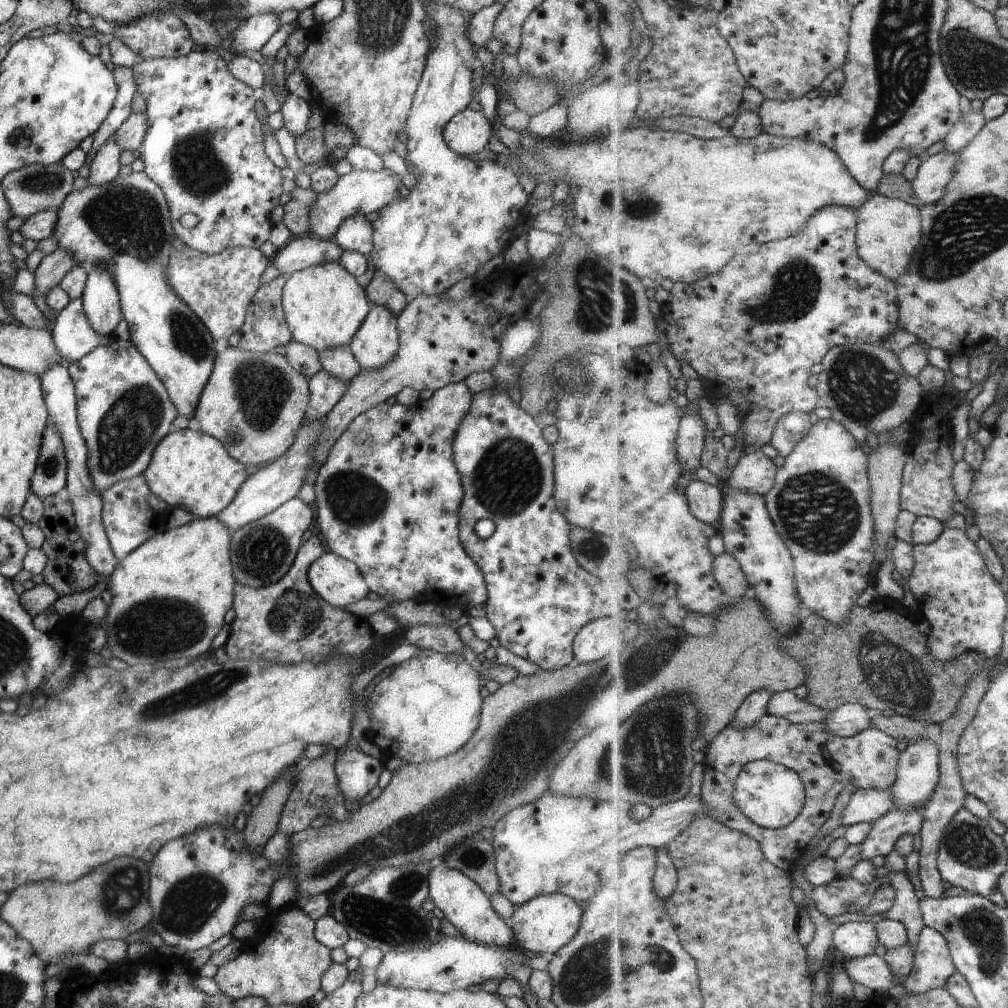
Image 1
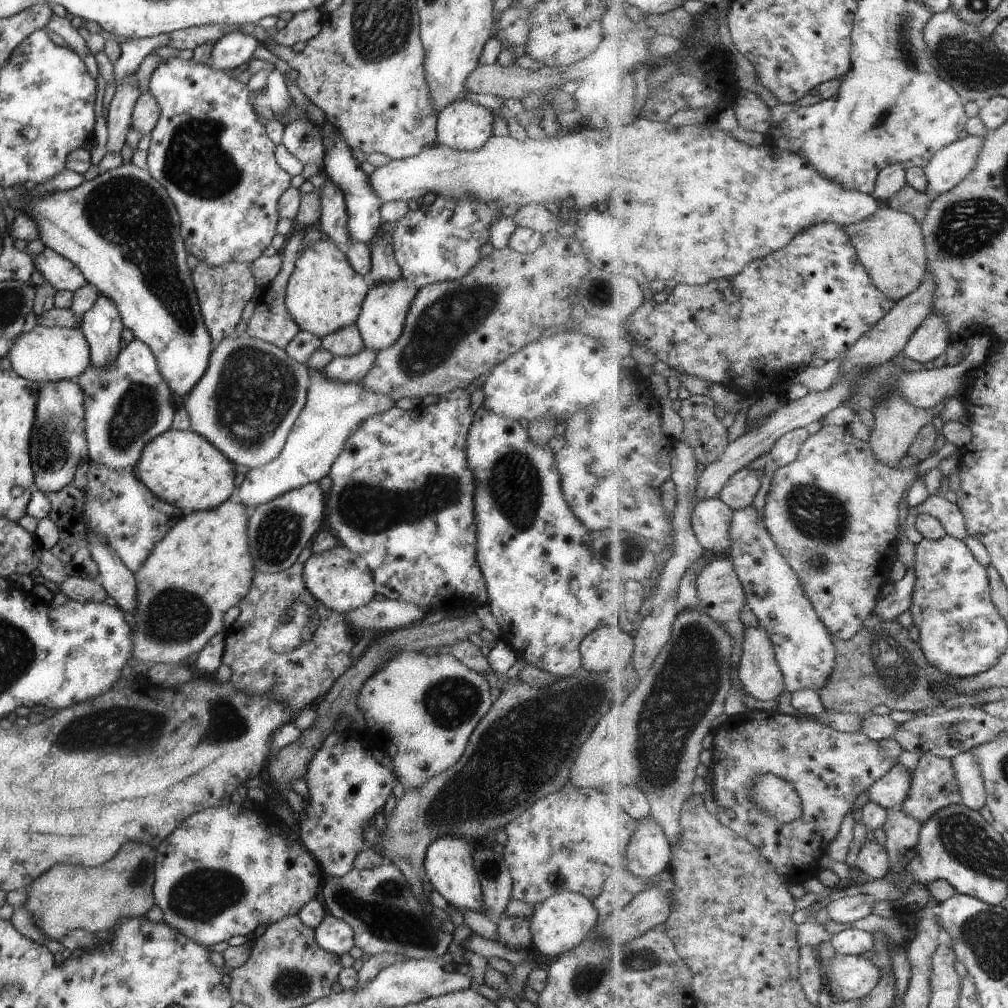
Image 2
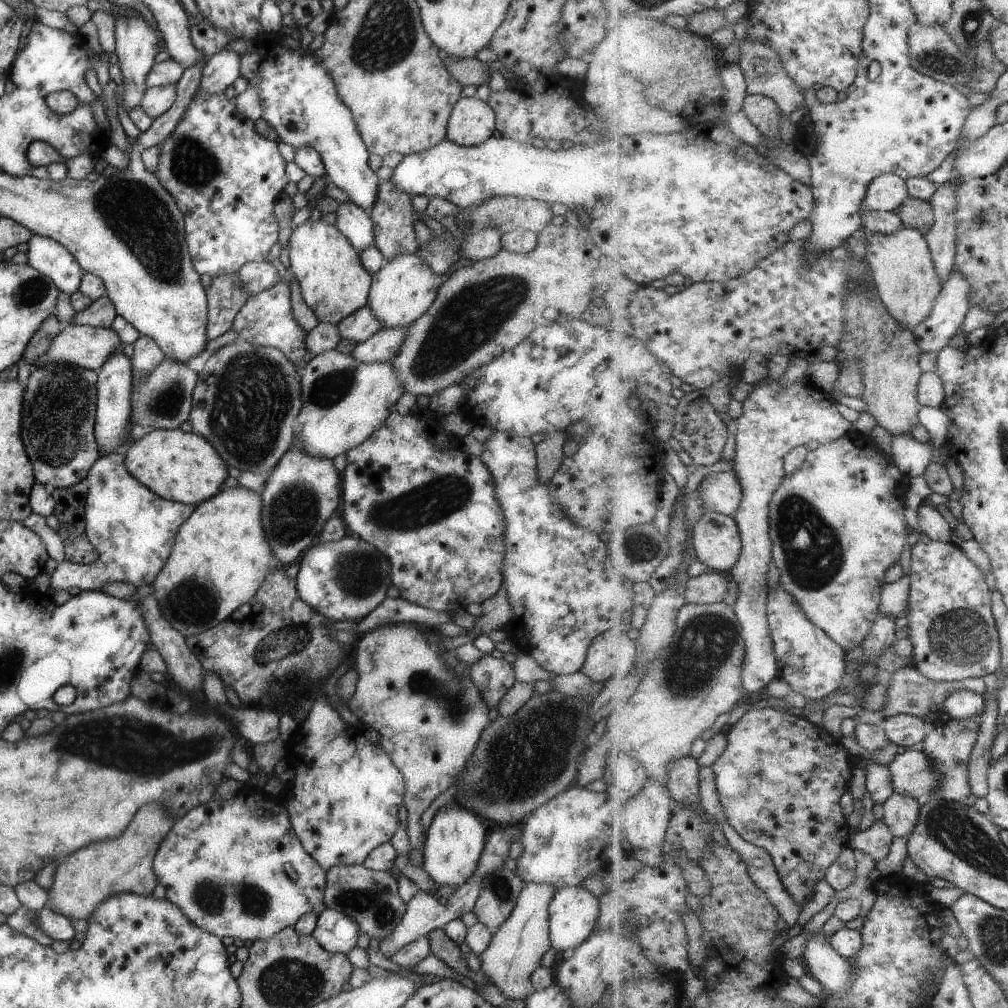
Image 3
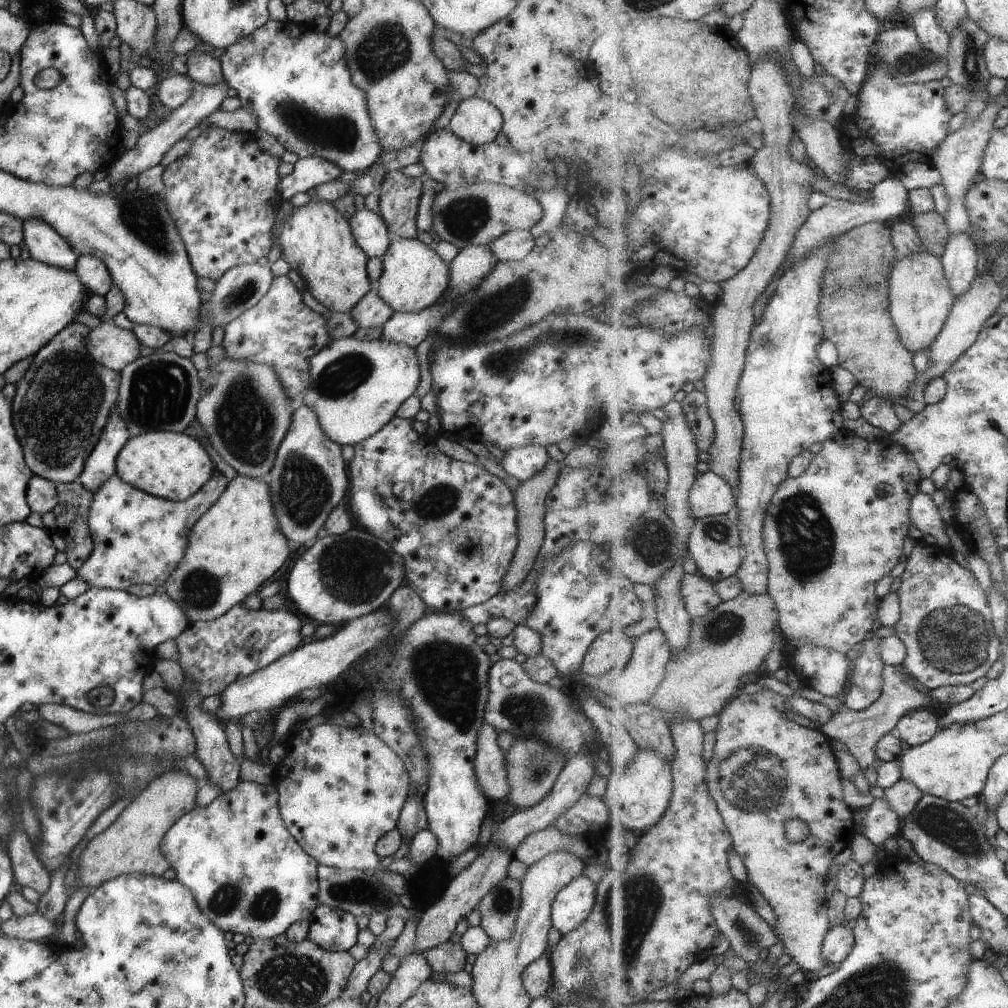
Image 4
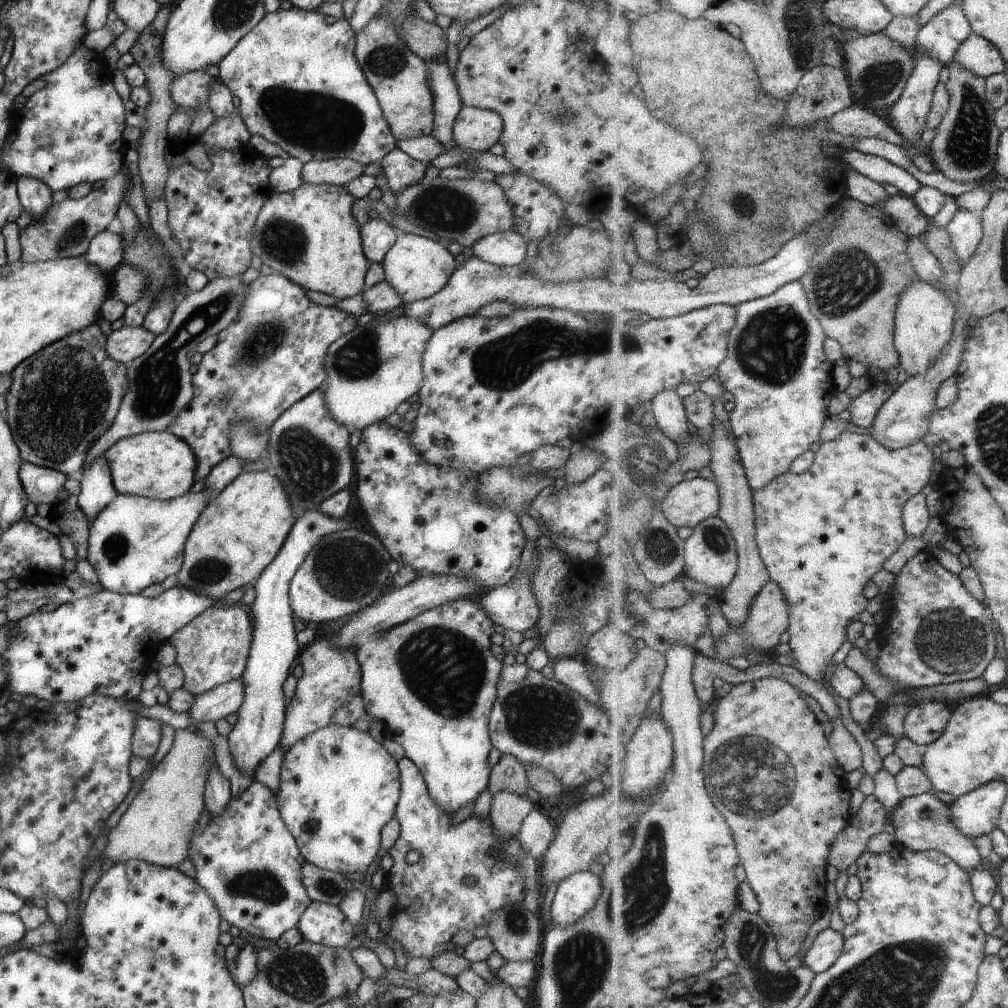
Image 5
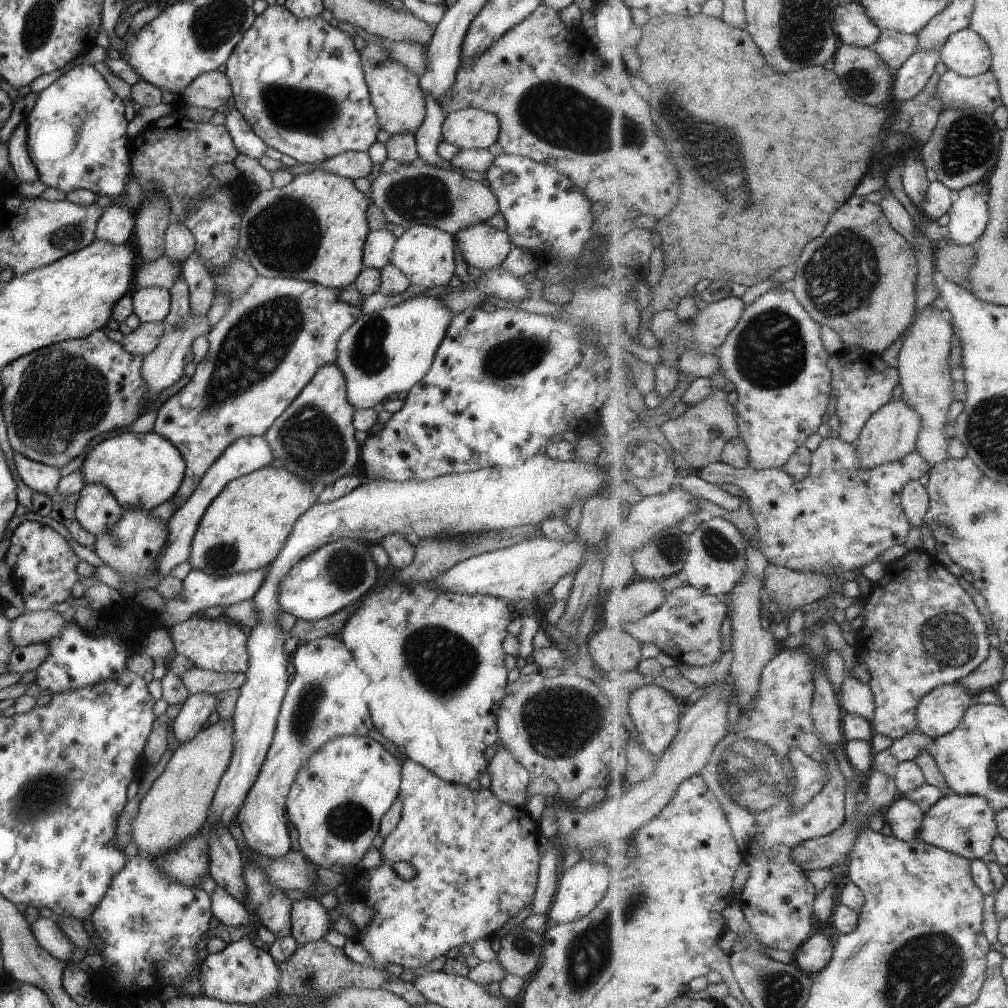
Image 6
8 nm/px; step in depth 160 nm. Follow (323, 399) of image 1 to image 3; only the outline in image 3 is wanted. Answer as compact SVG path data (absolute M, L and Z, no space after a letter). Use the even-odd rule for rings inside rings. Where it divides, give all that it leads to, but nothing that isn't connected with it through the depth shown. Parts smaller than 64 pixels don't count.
M408 326L380 329L368 340L357 343L350 354L357 361L367 363L370 361L391 361L400 350L405 339Z

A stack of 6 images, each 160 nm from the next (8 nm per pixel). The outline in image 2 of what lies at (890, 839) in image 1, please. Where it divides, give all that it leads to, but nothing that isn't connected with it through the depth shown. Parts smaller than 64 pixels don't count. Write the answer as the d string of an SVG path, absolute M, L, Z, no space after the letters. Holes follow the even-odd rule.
M927 753L920 756L918 769L915 769L912 776L911 790L907 800L905 800L899 810L913 815L924 825L938 810L951 805L959 805L962 802L962 794L953 770L952 759Z

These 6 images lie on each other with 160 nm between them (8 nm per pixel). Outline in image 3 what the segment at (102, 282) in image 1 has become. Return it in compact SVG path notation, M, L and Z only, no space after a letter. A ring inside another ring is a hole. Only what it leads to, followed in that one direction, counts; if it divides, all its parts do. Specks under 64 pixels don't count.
M120 344L112 356L96 372L98 376L95 382L94 438L99 448L99 455L114 451L122 452L127 447L127 443L123 439L128 432L132 392L132 367L127 350L122 350Z

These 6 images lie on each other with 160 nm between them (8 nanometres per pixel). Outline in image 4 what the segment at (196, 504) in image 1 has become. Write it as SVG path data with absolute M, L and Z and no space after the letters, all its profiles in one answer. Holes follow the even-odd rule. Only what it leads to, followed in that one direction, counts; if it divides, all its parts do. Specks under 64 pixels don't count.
M155 431L129 437L115 458L115 473L129 486L163 500L179 502L199 491L214 467L204 446L183 433Z

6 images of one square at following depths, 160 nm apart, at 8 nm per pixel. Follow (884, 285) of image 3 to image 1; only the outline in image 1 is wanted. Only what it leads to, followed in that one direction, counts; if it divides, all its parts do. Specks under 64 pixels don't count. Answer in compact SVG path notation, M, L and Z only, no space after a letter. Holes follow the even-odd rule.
M872 192L869 200L859 207L858 251L862 259L879 274L895 281L908 273L912 258L922 241L920 209L903 199L894 199Z

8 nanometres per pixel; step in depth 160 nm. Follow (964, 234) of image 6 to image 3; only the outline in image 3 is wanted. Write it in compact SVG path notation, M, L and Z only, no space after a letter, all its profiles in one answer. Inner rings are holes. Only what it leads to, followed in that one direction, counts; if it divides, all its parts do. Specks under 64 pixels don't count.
M957 269L942 284L942 294L935 302L931 317L914 332L921 351L939 352L948 347L950 339L965 322L969 312L972 288Z

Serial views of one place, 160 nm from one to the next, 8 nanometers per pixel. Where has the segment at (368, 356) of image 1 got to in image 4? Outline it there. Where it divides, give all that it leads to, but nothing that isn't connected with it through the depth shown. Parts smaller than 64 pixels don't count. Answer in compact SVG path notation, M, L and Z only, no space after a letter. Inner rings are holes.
M416 239L391 240L382 257L382 272L374 283L374 289L394 312L419 312L438 301L448 288L450 271L448 265L437 256L433 246L425 246Z

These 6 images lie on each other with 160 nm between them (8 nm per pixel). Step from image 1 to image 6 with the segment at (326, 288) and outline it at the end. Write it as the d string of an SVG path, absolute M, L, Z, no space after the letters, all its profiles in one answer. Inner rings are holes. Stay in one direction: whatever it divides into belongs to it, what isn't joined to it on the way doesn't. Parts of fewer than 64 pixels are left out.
M313 168L311 172L293 176L283 188L272 187L254 196L241 215L238 246L258 276L293 278L319 284L321 288L345 289L351 287L364 267L362 247L370 232L365 222L368 203L351 180Z

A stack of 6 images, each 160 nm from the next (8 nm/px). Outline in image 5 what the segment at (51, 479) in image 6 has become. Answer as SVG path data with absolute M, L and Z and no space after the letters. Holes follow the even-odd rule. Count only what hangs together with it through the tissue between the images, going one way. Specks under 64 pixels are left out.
M21 462L18 476L27 501L35 506L50 505L63 487L63 482L67 480L67 477L57 470L27 462Z

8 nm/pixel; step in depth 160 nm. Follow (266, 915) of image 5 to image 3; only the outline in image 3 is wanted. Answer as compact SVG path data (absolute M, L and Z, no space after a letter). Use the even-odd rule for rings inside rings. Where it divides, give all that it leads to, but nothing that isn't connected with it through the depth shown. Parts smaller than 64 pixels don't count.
M237 794L237 796L229 798L229 800L210 799L208 802L187 811L187 814L175 820L175 824L172 824L171 830L165 834L163 841L159 844L159 849L156 851L152 861L152 870L155 878L157 878L157 884L160 884L165 889L165 900L171 906L177 906L179 912L183 912L183 916L193 926L197 926L199 930L205 930L207 934L213 934L213 936L219 939L231 937L232 939L237 938L243 942L265 940L265 938L270 938L273 934L279 932L281 928L293 926L303 914L313 912L319 915L319 912L325 908L323 903L323 890L326 882L326 872L301 847L289 823L285 805L277 798L265 798L261 797L261 795L254 798Z

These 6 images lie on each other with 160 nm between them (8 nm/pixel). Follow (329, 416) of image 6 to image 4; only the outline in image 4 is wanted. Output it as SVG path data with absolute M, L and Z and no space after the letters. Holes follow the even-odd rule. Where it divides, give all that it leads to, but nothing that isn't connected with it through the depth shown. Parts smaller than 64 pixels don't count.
M300 401L295 403L291 414L291 422L287 428L283 440L279 444L273 467L266 476L266 484L271 498L271 510L275 516L275 526L279 534L294 549L302 547L305 542L317 536L317 532L327 520L327 514L341 502L348 489L347 462L341 457L341 447L335 442L329 442L323 432L319 432L319 424L315 420L315 414L309 406L303 406Z

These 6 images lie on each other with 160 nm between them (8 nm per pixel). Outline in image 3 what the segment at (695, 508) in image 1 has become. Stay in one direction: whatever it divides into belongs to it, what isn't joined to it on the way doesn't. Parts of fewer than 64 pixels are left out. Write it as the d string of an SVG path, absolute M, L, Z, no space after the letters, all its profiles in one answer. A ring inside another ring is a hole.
M717 511L699 518L693 546L697 560L709 571L731 574L743 552L741 532L735 518Z

